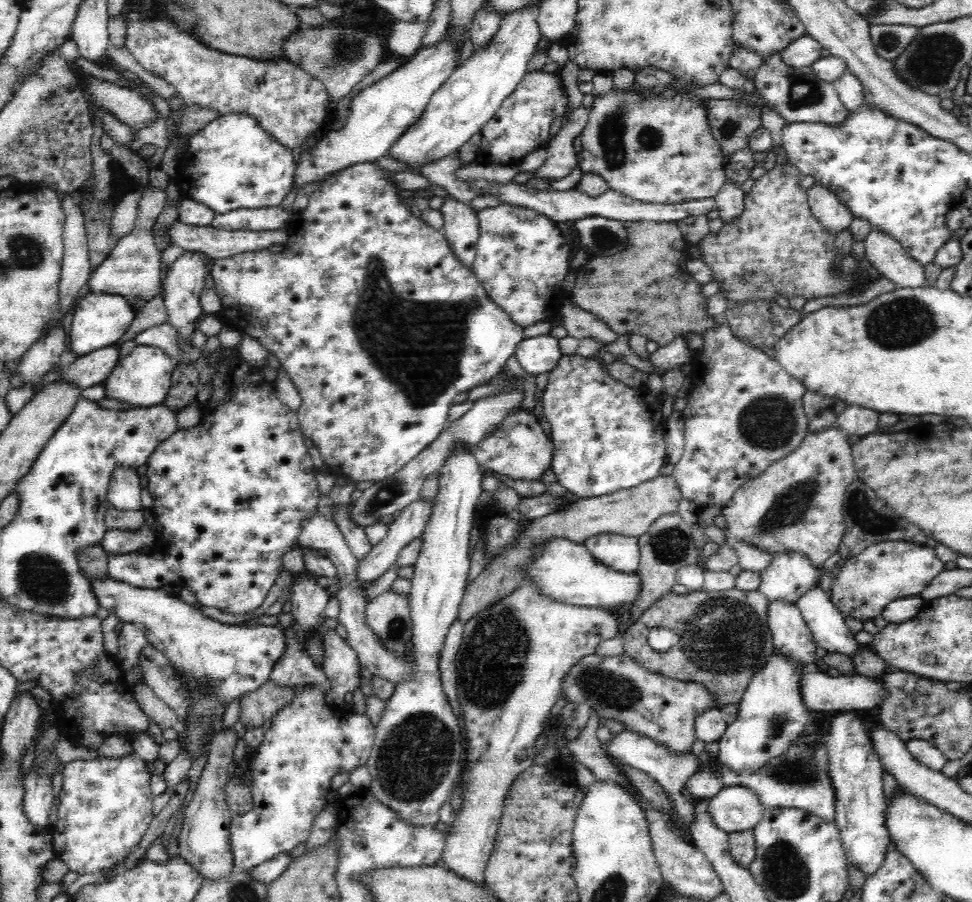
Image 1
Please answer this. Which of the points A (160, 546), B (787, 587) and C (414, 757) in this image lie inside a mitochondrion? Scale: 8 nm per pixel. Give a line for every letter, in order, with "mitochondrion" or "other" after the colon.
A: other
B: other
C: mitochondrion

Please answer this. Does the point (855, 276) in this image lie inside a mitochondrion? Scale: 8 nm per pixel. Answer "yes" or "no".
yes

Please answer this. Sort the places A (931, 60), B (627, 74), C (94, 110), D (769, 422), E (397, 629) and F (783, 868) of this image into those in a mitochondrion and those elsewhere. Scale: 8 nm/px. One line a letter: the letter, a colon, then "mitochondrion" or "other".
A: mitochondrion
B: other
C: other
D: mitochondrion
E: mitochondrion
F: mitochondrion

